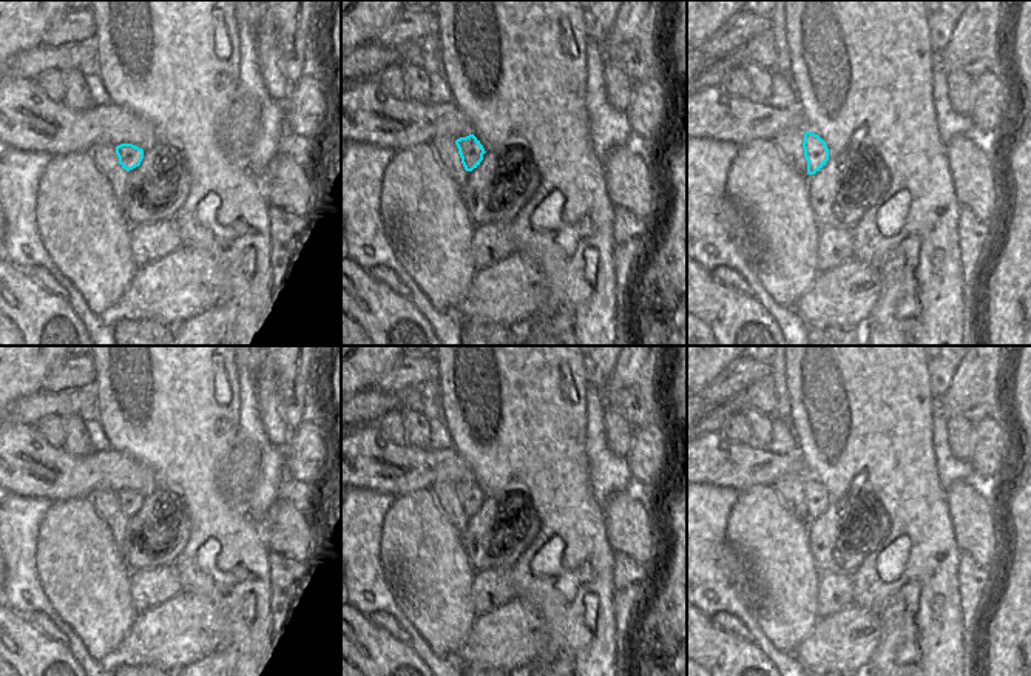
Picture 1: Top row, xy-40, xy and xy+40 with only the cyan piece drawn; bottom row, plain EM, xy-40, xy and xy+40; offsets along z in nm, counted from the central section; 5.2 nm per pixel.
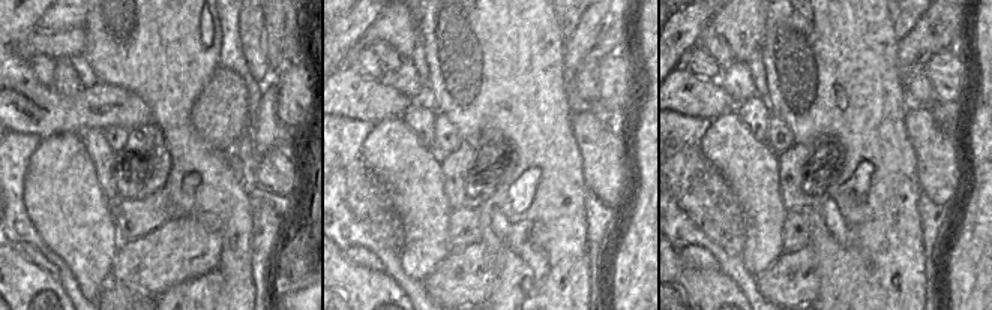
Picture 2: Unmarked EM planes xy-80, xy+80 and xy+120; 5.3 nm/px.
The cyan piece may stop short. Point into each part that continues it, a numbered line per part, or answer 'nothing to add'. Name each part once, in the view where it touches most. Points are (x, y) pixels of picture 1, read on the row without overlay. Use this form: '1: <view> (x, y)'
nothing to add

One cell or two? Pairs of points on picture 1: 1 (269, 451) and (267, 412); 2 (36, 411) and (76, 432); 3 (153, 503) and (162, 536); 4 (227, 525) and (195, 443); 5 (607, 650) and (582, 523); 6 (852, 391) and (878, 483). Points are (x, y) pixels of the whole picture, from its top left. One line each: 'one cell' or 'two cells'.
1: two cells
2: two cells
3: one cell
4: one cell
5: one cell
6: one cell

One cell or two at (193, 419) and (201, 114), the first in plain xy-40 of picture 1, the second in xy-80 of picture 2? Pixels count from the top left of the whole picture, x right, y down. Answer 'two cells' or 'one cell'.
two cells

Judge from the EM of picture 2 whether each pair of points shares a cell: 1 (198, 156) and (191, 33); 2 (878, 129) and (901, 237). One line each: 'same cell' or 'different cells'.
1: same cell
2: same cell

